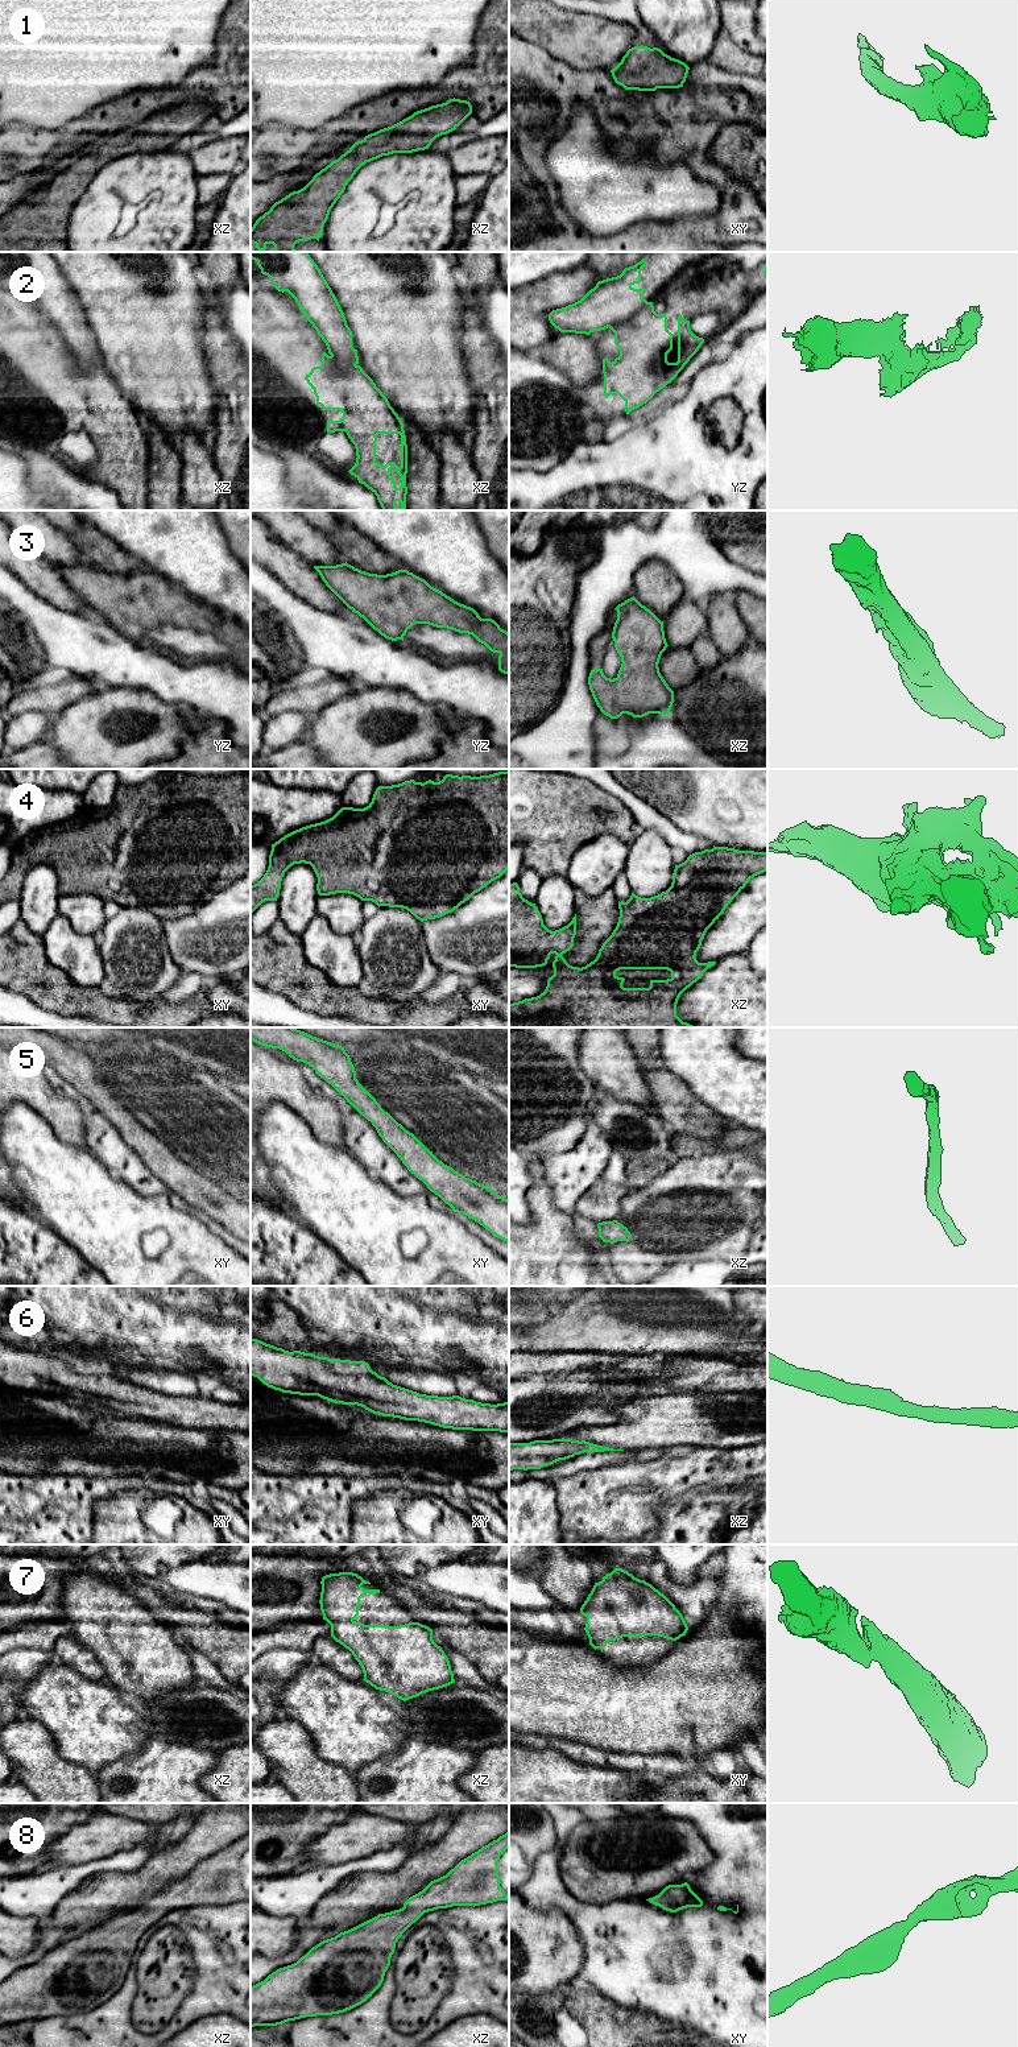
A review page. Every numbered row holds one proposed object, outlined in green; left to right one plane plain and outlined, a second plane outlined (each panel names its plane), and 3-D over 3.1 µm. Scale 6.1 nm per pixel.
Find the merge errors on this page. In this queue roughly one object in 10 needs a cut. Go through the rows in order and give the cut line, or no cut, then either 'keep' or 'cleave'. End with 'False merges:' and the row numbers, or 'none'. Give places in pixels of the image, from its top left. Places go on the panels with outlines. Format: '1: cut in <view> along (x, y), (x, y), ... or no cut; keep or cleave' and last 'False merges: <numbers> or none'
1: no cut; keep
2: cut in yz along (648, 302), (629, 318), (609, 327); cleave
3: no cut; keep
4: no cut; keep
5: no cut; keep
6: no cut; keep
7: no cut; keep
8: no cut; keep
False merges: 2

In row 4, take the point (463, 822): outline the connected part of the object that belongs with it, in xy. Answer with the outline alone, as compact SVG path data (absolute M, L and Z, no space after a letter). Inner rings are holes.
M498 772L480 777L446 774L439 782L429 779L422 783L410 779L398 785L378 786L373 794L372 802L367 807L342 807L332 818L324 822L310 824L285 835L272 844L269 867L264 877L251 886L251 913L253 913L265 901L277 901L285 872L291 865L301 863L310 864L313 867L318 877L316 890L319 896L336 893L353 894L361 901L374 902L378 907L389 906L406 909L421 922L452 913L475 893L480 892L492 881L500 878L509 869L509 772Z

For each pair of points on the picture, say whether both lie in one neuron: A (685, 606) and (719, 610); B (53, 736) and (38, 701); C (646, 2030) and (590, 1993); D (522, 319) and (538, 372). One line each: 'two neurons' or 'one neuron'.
A: two neurons
B: two neurons
C: one neuron
D: two neurons

